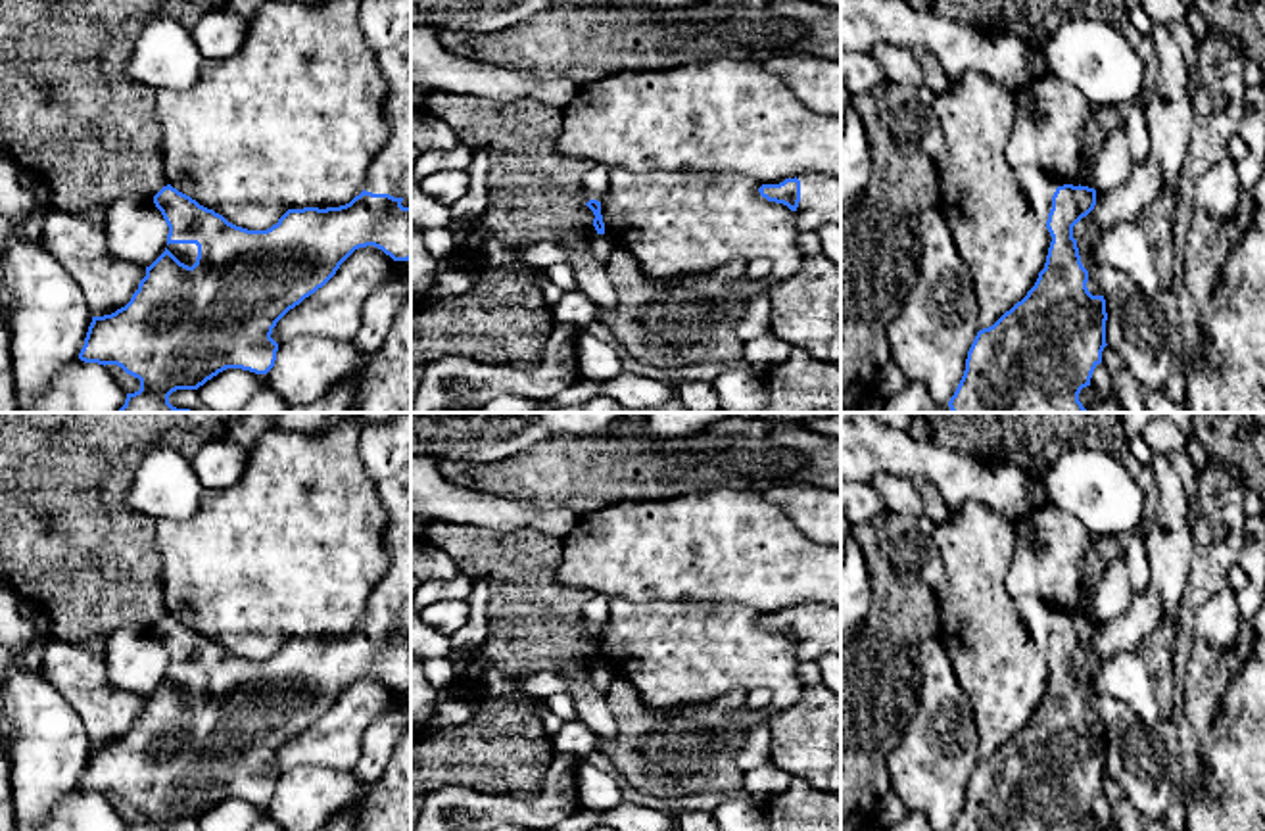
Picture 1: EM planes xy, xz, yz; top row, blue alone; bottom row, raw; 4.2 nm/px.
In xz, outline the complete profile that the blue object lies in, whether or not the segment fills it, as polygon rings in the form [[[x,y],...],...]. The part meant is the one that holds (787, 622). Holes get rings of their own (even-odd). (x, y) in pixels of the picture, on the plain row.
[[[799,605],[779,614],[762,614],[760,626],[783,633],[795,643],[800,662],[816,662],[822,654],[841,654],[841,610],[827,605]]]

